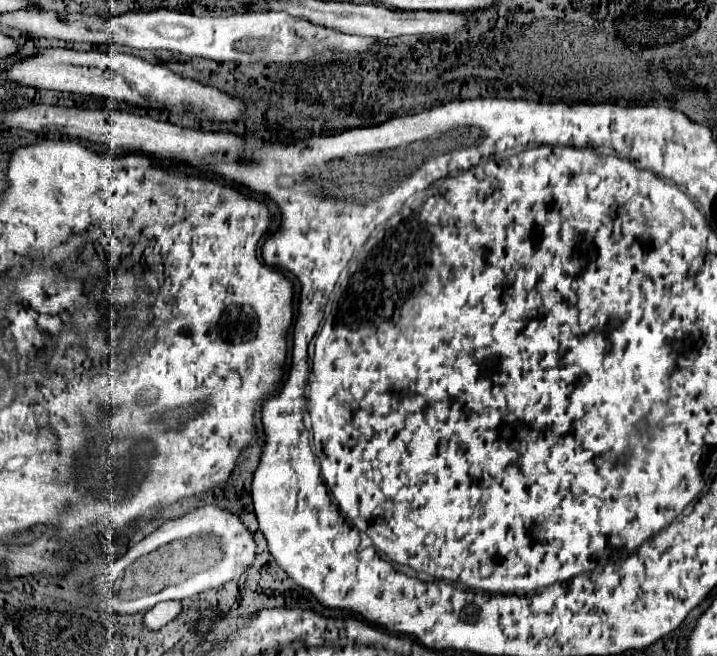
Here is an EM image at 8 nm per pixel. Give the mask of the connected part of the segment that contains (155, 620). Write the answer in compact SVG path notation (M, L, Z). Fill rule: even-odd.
M163 601L145 613L145 627L161 629L181 613L181 601Z

